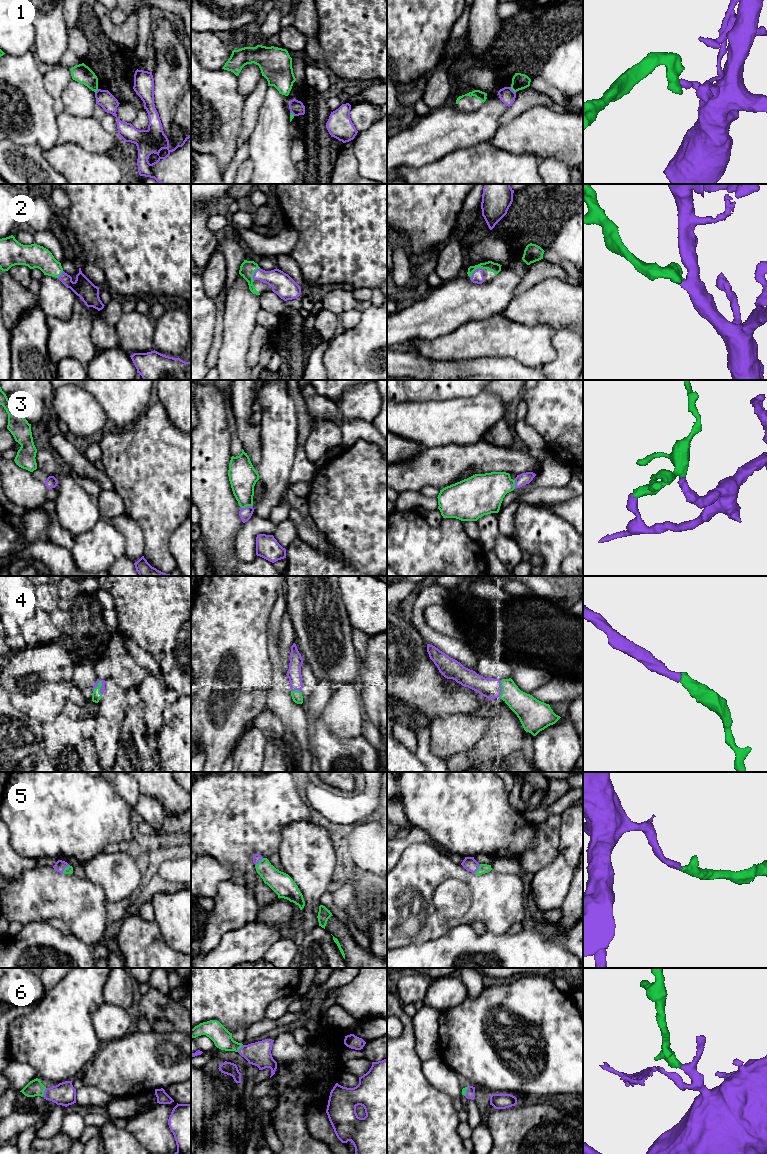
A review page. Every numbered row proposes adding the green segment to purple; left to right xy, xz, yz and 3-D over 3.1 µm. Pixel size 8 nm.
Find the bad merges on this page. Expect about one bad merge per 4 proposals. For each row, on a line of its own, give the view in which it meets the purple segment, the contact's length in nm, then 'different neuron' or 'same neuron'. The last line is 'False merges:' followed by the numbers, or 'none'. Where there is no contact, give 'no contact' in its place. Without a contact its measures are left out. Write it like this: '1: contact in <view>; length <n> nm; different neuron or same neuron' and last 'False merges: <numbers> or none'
1: contact in yz; length 70 nm; different neuron
2: contact in yz; length 130 nm; same neuron
3: contact in xz; length 100 nm; same neuron
4: contact in xy; length 120 nm; same neuron
5: contact in xy; length 90 nm; same neuron
6: contact in xy; length 80 nm; same neuron
False merges: 1

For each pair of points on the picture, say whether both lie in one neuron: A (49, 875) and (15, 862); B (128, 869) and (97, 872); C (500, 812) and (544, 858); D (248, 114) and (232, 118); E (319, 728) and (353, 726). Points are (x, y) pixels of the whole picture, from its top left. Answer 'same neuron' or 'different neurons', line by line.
A: different neurons
B: same neuron
C: different neurons
D: different neurons
E: different neurons

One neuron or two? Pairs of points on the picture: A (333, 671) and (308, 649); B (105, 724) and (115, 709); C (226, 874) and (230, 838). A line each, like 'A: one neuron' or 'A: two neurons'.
A: one neuron
B: one neuron
C: two neurons

